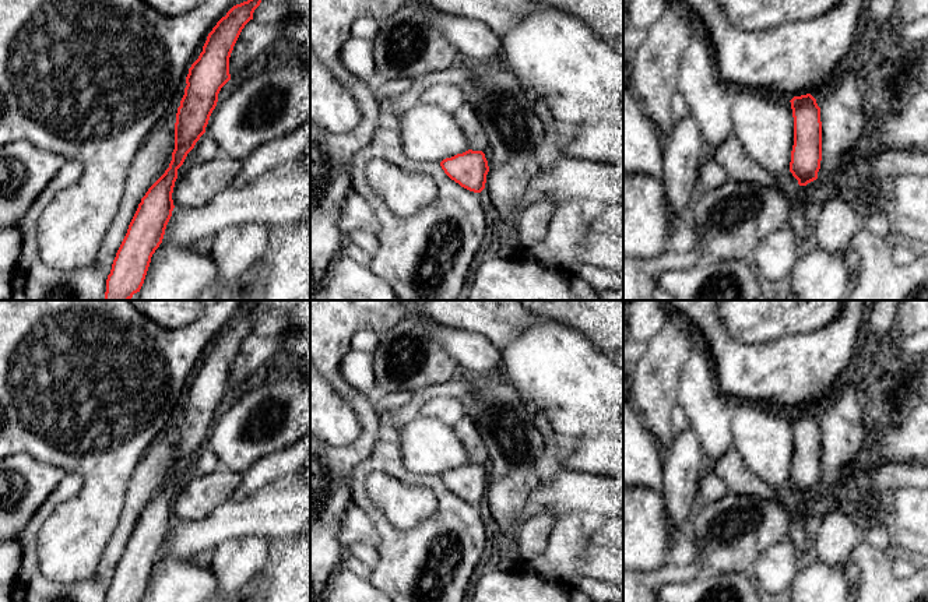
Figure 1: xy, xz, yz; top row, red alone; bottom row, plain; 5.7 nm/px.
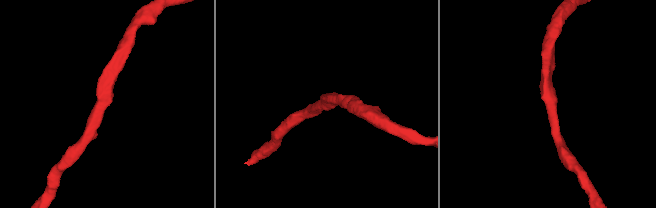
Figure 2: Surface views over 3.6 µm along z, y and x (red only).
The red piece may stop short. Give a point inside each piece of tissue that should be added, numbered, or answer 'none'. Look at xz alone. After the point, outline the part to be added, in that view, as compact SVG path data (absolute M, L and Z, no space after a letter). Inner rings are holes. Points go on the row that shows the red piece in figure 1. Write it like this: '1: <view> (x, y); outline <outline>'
1: xz (515, 133); outline M500 60L467 64L472 78L461 84L464 102L477 112L492 152L485 191L498 212L496 225L512 233L523 212L517 201L544 165L537 152L545 129L519 78Z

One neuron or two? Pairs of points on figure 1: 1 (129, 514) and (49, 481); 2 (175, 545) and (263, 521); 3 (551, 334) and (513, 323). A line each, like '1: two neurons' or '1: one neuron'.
1: two neurons
2: one neuron
3: two neurons

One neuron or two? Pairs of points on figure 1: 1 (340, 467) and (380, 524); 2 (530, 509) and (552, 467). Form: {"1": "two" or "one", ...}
{"1": "two", "2": "two"}

